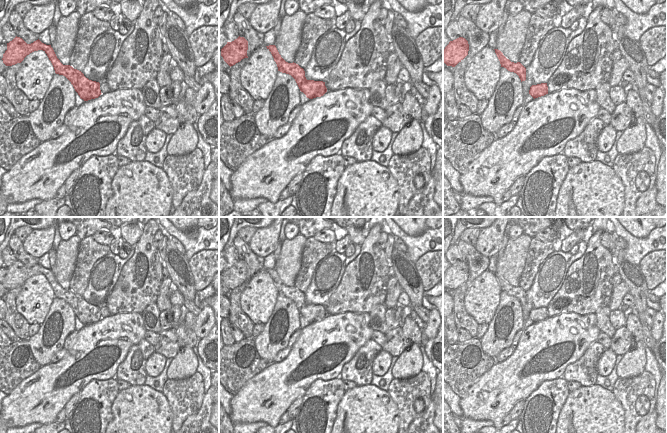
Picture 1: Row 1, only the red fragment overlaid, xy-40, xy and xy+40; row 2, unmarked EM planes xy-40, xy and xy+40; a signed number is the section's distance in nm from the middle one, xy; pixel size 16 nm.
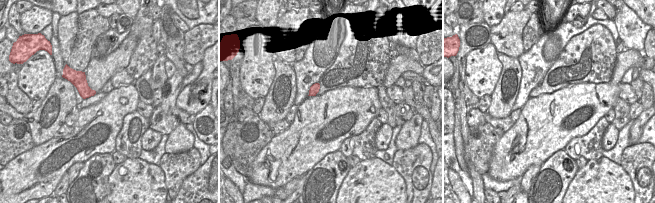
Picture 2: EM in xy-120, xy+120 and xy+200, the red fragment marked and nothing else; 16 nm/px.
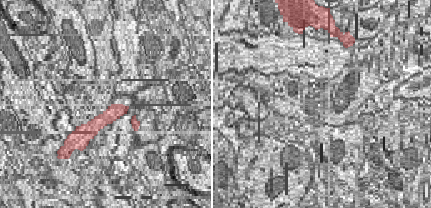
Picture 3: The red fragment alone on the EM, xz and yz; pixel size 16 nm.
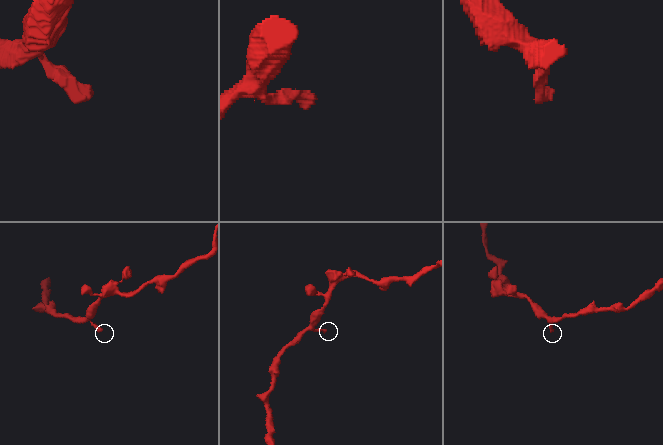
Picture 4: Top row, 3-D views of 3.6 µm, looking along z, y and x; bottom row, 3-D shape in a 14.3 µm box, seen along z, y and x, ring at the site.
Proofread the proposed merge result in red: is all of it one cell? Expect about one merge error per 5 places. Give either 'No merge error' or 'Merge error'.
No merge error

